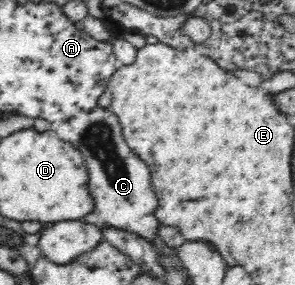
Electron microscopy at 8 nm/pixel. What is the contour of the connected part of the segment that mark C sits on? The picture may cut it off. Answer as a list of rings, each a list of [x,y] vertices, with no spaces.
[[[97,105],[95,109],[81,111],[63,123],[53,123],[50,129],[55,131],[59,139],[71,143],[83,155],[88,169],[88,192],[93,207],[81,220],[99,228],[105,225],[127,228],[147,236],[153,242],[160,222],[155,215],[159,199],[151,183],[151,169],[147,161],[127,145],[119,119],[111,107]]]

